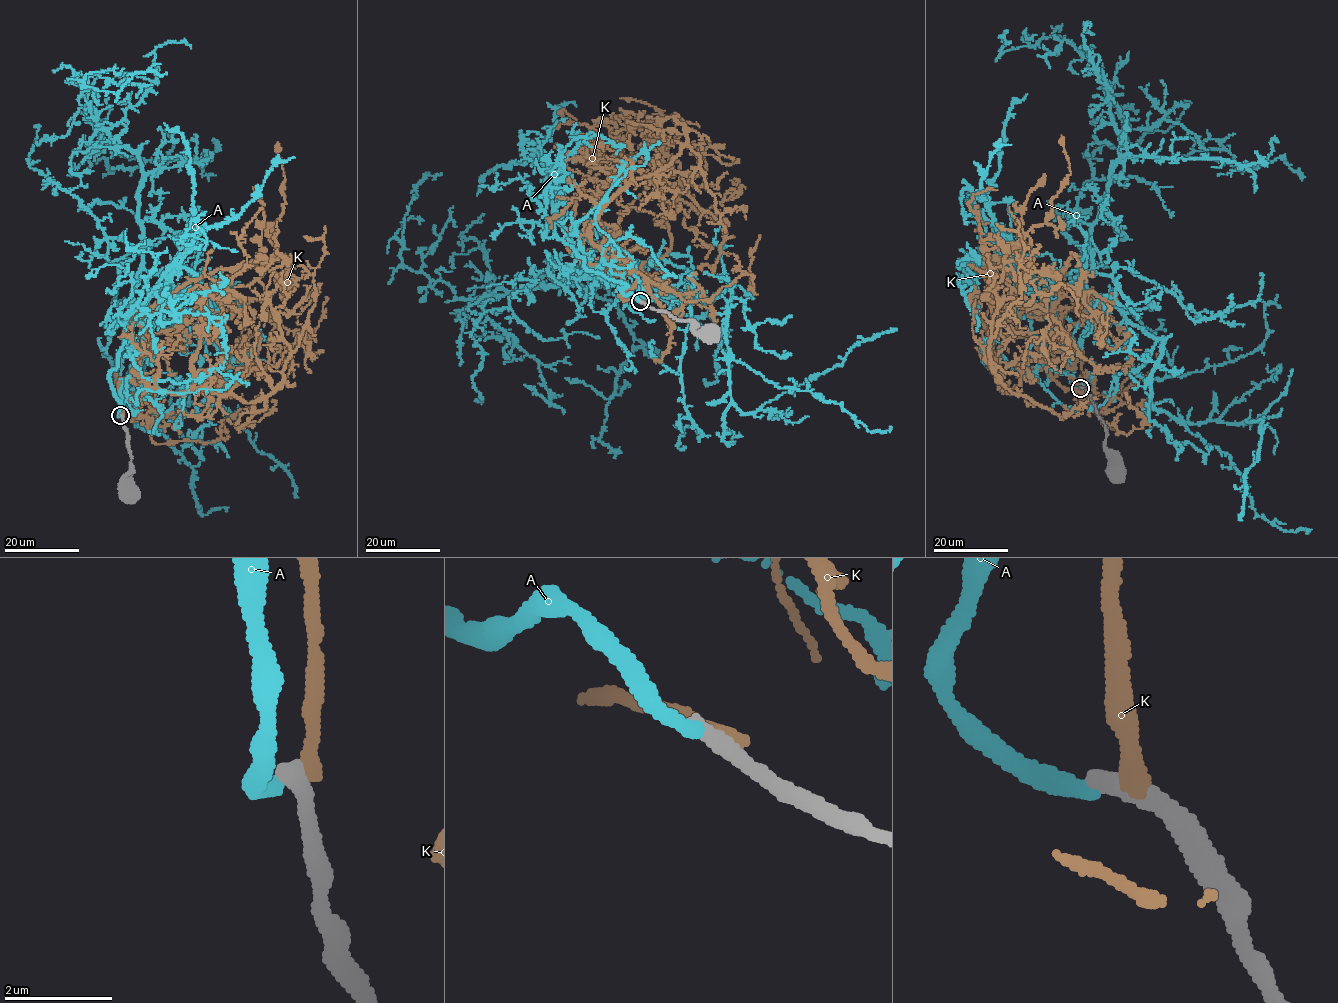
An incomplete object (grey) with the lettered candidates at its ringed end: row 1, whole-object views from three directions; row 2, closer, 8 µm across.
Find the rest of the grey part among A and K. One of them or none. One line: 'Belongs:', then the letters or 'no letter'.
Belongs: A

